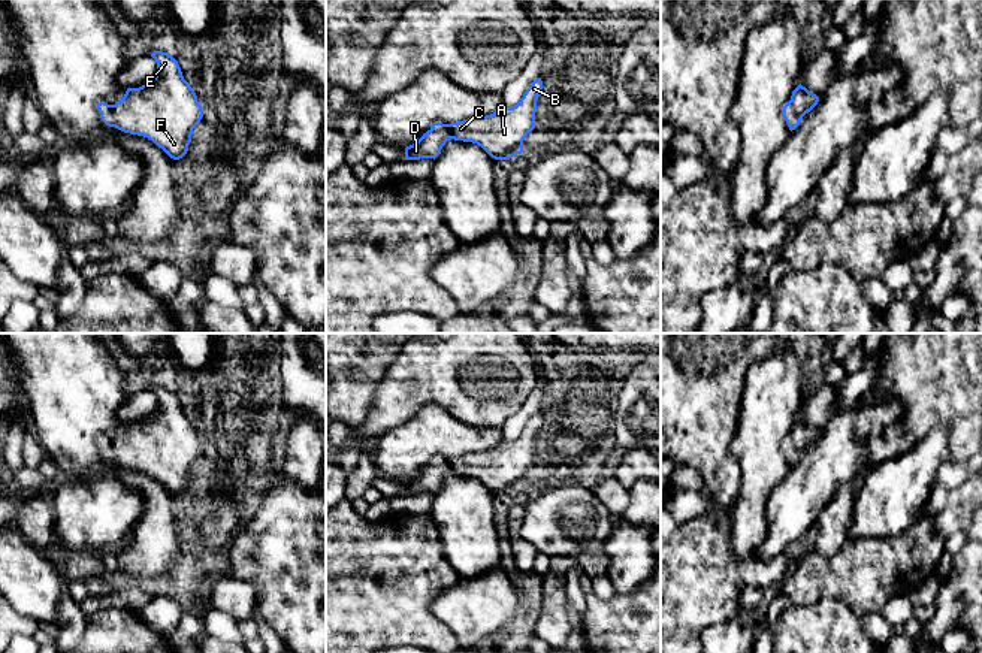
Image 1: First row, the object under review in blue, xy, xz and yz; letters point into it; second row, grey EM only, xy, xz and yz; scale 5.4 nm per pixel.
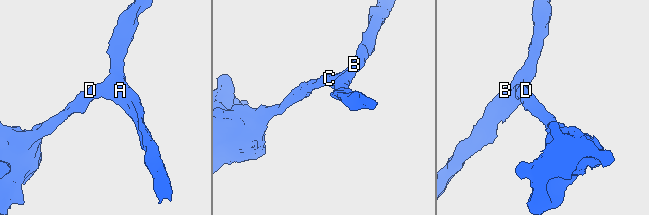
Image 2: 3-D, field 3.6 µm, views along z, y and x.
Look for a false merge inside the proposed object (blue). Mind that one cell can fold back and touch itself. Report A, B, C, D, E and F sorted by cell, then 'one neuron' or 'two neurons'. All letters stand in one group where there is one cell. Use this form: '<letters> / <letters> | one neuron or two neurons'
A B C D E F | one neuron

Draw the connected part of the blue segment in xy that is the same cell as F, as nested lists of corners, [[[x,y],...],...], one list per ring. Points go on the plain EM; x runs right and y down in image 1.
[[[154,386],[151,392],[157,397],[152,415],[139,423],[127,423],[115,439],[100,436],[97,444],[106,460],[148,472],[170,493],[179,495],[188,486],[203,444],[178,396],[163,386]]]

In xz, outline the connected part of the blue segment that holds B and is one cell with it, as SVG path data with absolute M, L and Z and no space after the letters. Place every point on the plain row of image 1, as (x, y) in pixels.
M541 412L535 414L513 442L501 441L483 453L432 462L413 480L405 483L404 495L436 493L447 475L472 477L495 495L510 495L523 487L523 475L535 463L537 435L543 424Z

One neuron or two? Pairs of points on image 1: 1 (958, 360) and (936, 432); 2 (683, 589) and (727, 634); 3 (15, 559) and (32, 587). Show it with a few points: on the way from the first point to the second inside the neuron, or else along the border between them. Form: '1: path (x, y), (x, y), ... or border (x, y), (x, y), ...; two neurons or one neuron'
1: border (948, 426), (934, 426), (912, 447); two neurons
2: border (733, 617), (709, 625), (700, 637); two neurons
3: path (15, 567), (29, 580); one neuron

